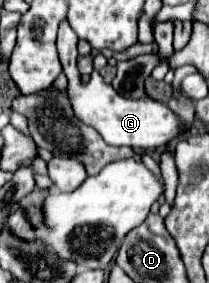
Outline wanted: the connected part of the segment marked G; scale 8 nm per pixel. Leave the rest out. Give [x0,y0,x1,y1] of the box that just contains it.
[57,21,181,149]

